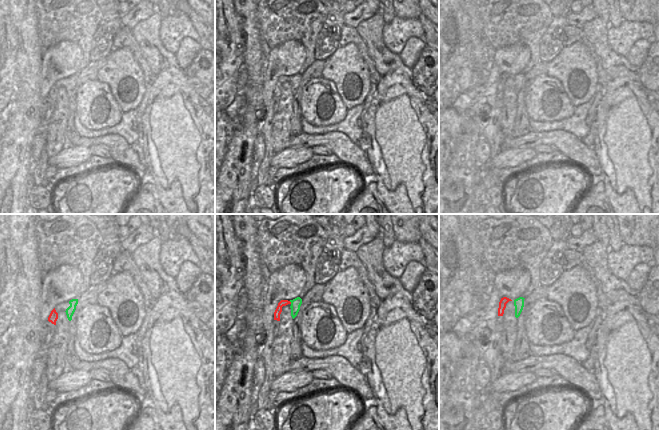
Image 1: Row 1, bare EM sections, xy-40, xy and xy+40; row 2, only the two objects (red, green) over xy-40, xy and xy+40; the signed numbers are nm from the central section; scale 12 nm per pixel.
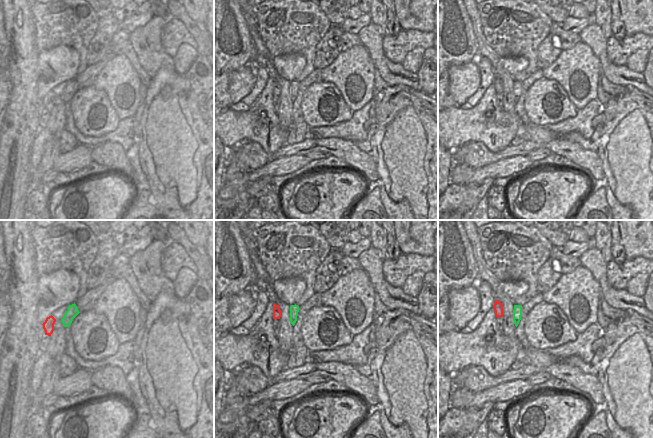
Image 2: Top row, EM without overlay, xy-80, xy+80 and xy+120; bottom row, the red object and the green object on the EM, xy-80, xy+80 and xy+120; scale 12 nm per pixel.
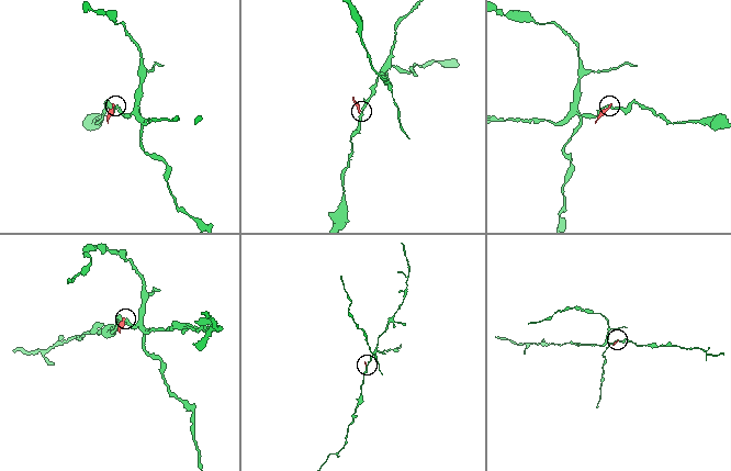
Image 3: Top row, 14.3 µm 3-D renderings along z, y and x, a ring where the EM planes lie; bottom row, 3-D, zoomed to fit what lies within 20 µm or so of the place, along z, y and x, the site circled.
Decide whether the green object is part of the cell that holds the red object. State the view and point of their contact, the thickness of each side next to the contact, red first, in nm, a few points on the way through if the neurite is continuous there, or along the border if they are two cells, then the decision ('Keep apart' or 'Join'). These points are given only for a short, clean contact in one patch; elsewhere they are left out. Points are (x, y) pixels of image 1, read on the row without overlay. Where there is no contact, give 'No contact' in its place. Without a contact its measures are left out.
Touches red at xy (290, 78). Thickness 80 nm (red) against 120 nm. Boundary: xy (289, 77), (291, 79). Keep apart.

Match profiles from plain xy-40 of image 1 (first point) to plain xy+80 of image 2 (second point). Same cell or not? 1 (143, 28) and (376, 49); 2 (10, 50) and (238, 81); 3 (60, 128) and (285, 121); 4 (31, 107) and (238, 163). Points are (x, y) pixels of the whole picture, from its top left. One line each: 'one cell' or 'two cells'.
1: one cell
2: two cells
3: one cell
4: one cell

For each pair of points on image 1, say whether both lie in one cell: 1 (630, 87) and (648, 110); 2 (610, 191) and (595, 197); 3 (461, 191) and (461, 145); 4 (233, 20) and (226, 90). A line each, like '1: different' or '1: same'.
1: same
2: different
3: same
4: same

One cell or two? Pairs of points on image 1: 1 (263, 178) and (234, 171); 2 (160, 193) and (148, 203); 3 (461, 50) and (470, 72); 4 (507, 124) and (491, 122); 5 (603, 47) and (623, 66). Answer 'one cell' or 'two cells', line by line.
1: two cells
2: two cells
3: two cells
4: two cells
5: one cell

